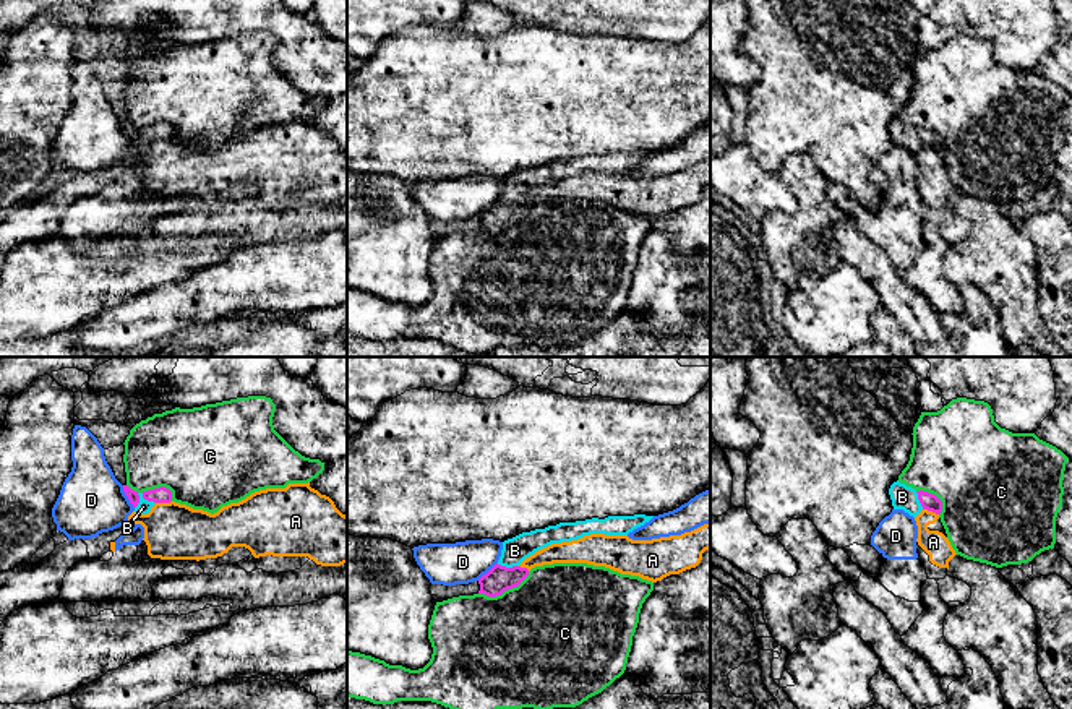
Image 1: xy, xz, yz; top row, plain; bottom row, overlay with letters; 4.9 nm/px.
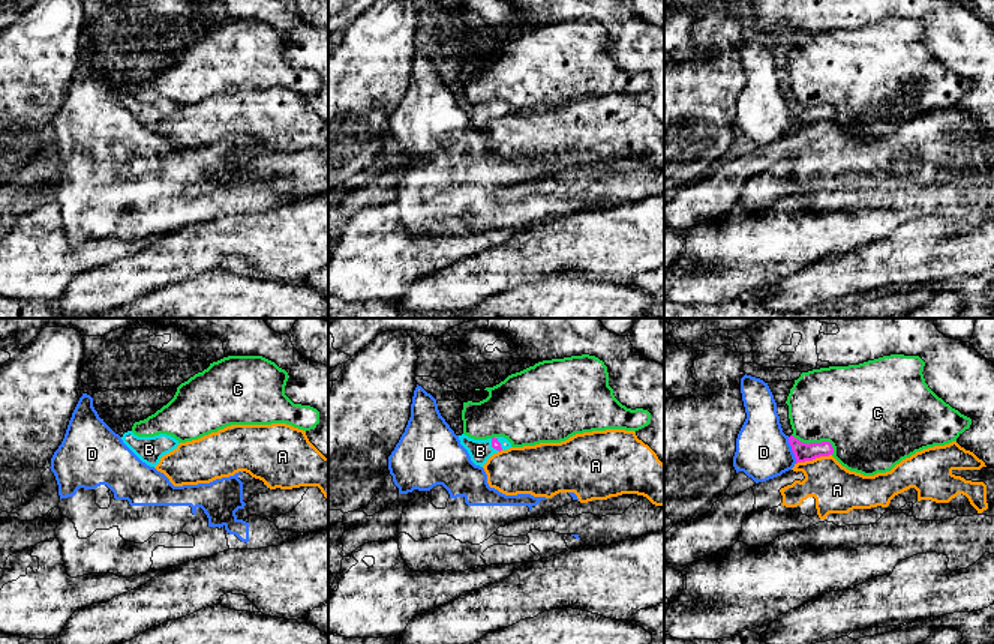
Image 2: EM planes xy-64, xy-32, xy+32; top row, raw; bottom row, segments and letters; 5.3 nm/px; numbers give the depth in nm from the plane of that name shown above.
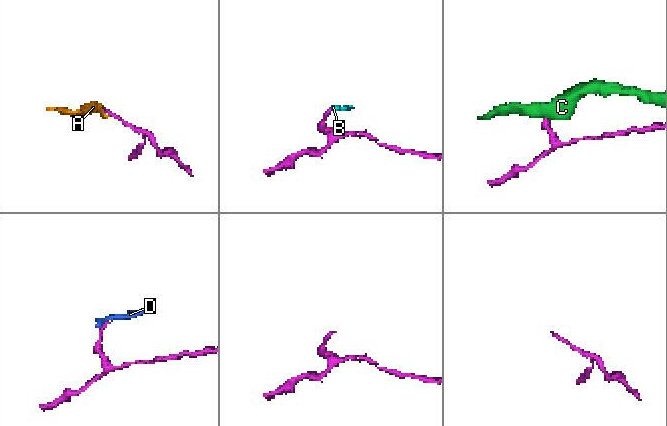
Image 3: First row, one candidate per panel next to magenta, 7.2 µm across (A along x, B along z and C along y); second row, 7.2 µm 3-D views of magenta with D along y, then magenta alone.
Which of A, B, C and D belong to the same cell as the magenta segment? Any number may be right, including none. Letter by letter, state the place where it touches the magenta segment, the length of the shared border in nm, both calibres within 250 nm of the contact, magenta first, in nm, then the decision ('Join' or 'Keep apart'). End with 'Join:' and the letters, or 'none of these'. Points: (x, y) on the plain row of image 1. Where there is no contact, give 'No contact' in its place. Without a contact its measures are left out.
A: Touches magenta at xy (162, 138). Shared border 80 nm. Thickness 80 nm (magenta) against 280 nm. Keep apart
B: Touches magenta at xy (146, 135). Shared border 110 nm. Thickness 80 nm (magenta) against 70 nm. Join
C: Touches magenta at xz (505, 226). Shared border 280 nm. Thickness 130 nm (magenta) against 480 nm. Keep apart
D: Touches magenta at xy (127, 132). Shared border 130 nm. Thickness 60 nm (magenta) against 320 nm. Keep apart
Join: B

